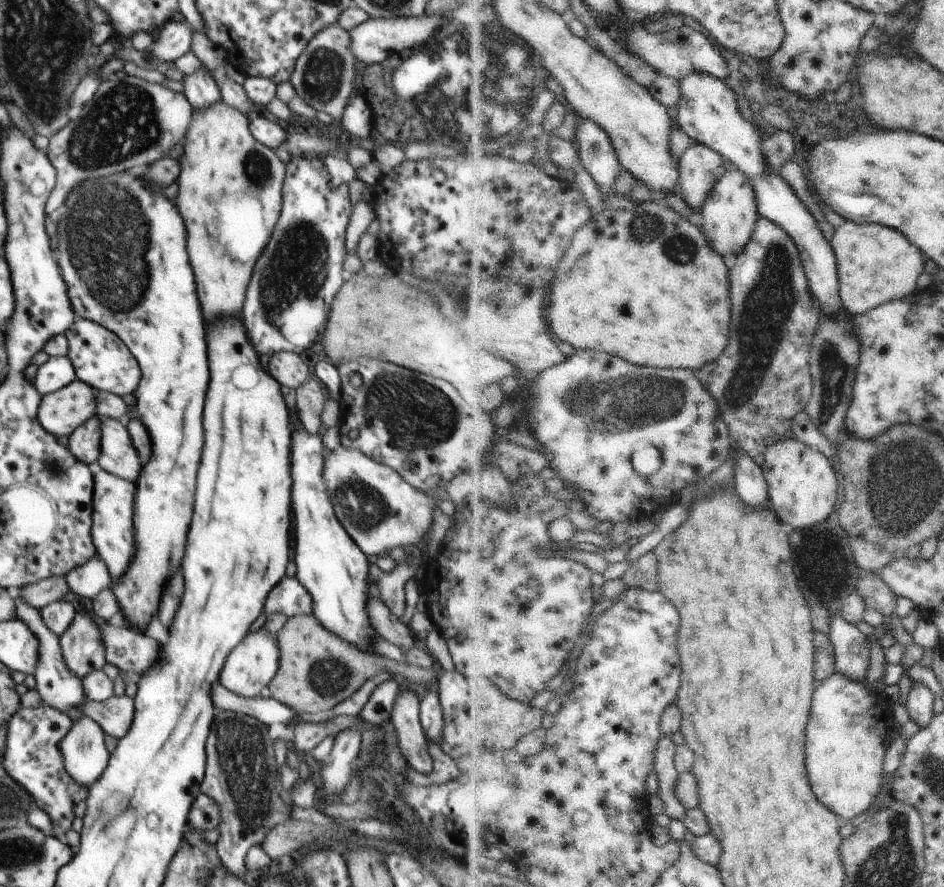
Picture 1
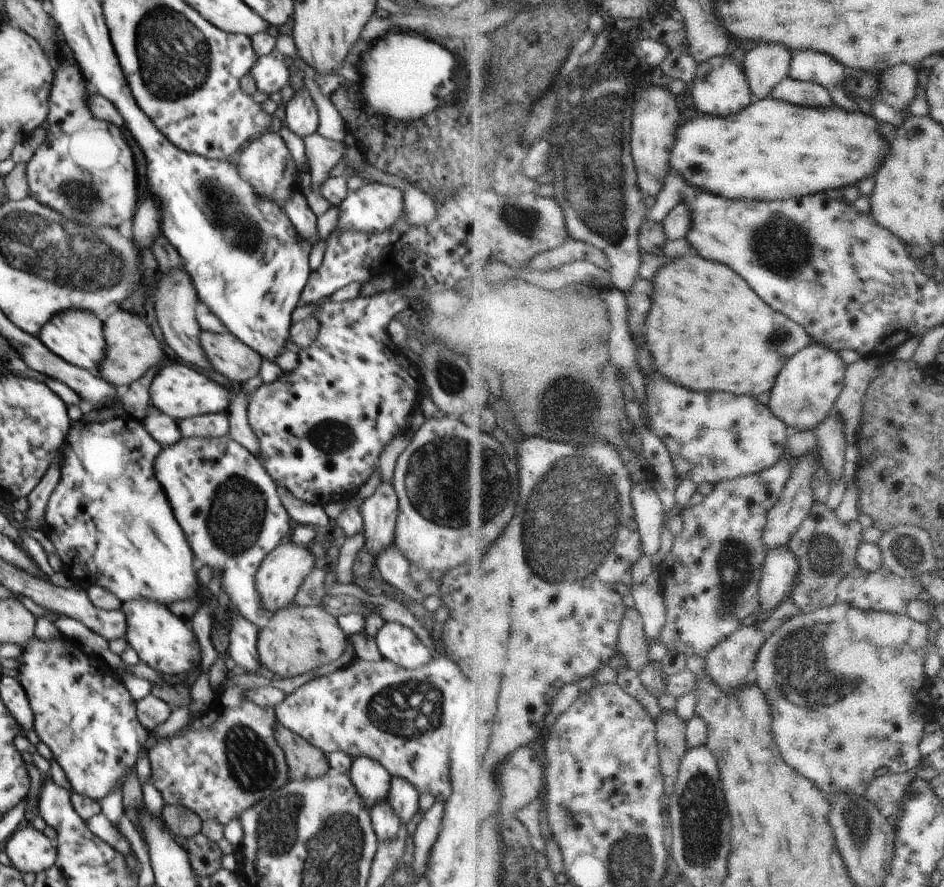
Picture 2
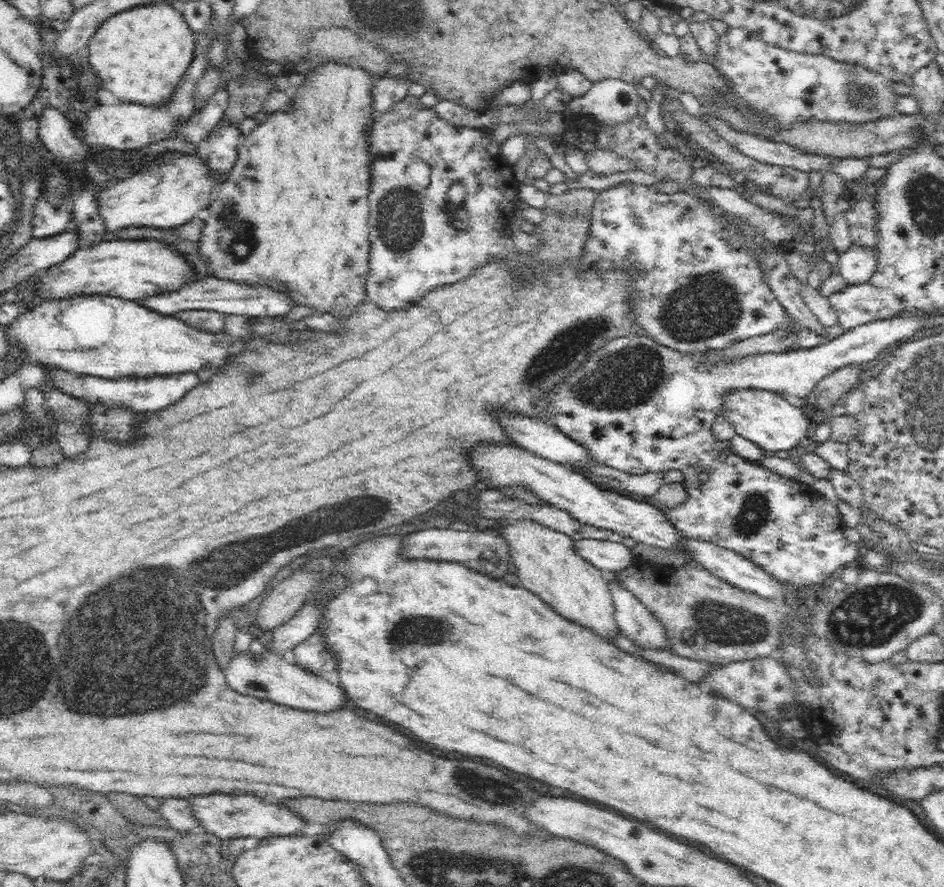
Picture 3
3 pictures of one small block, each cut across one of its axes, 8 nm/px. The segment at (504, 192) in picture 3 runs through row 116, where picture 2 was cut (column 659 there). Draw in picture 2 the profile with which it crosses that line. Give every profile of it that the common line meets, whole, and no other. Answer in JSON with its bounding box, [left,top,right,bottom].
[645,370,791,485]

